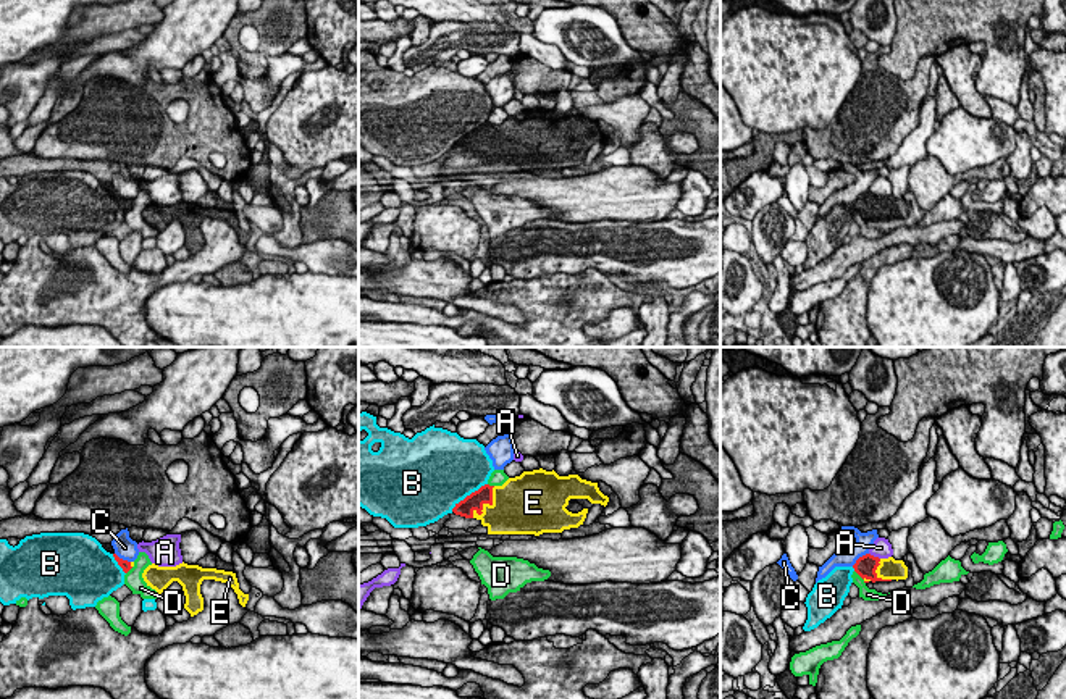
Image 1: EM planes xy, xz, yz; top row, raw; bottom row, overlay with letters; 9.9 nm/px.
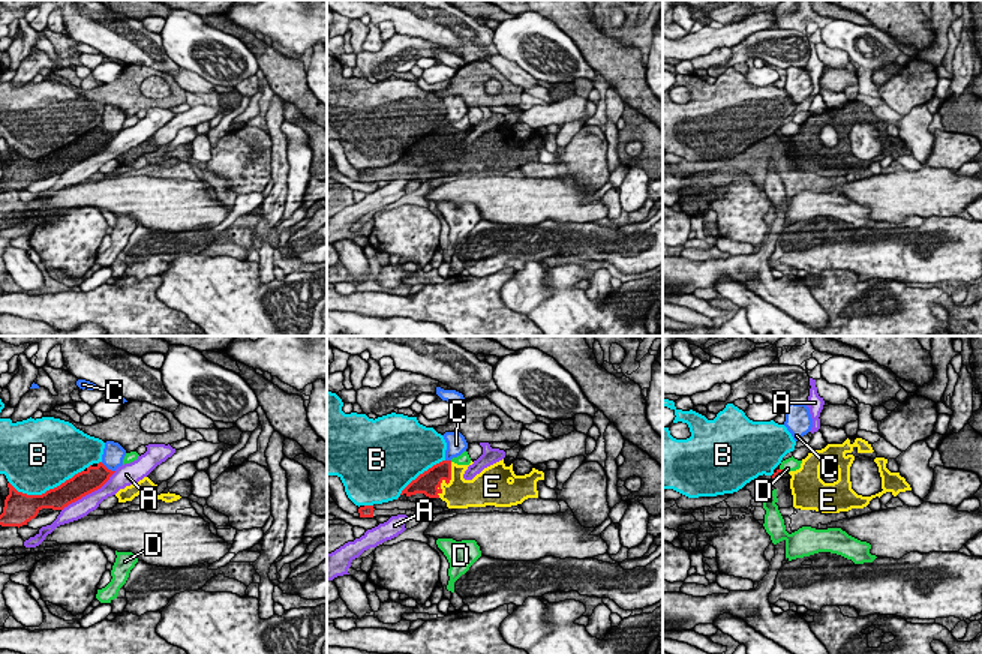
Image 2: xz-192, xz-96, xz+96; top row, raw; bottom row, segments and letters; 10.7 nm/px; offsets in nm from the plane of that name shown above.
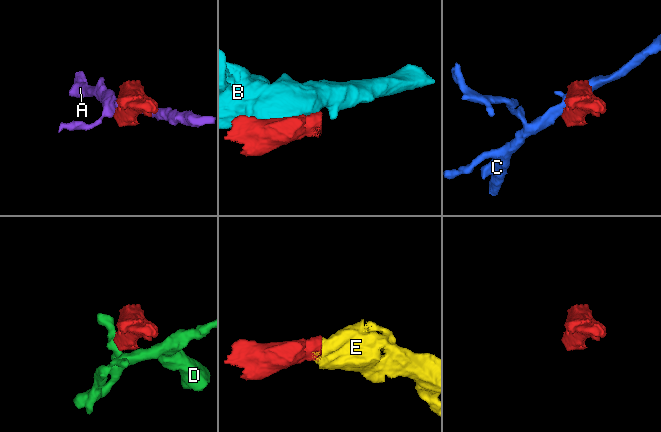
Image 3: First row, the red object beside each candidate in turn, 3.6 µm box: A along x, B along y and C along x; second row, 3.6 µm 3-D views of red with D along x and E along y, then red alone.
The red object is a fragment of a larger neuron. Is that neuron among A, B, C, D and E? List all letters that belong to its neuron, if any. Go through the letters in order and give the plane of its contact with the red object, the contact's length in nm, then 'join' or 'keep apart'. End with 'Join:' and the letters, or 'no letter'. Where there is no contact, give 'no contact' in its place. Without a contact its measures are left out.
A: yz | 130 nm | keep apart
B: xz | 460 nm | keep apart
C: yz | 220 nm | keep apart
D: yz | 180 nm | keep apart
E: xz | 400 nm | join
Join: E

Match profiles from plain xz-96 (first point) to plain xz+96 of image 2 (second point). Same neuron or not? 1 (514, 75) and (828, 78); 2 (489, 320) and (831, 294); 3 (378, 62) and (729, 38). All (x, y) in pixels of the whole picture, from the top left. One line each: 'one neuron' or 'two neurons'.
1: two neurons
2: one neuron
3: two neurons

